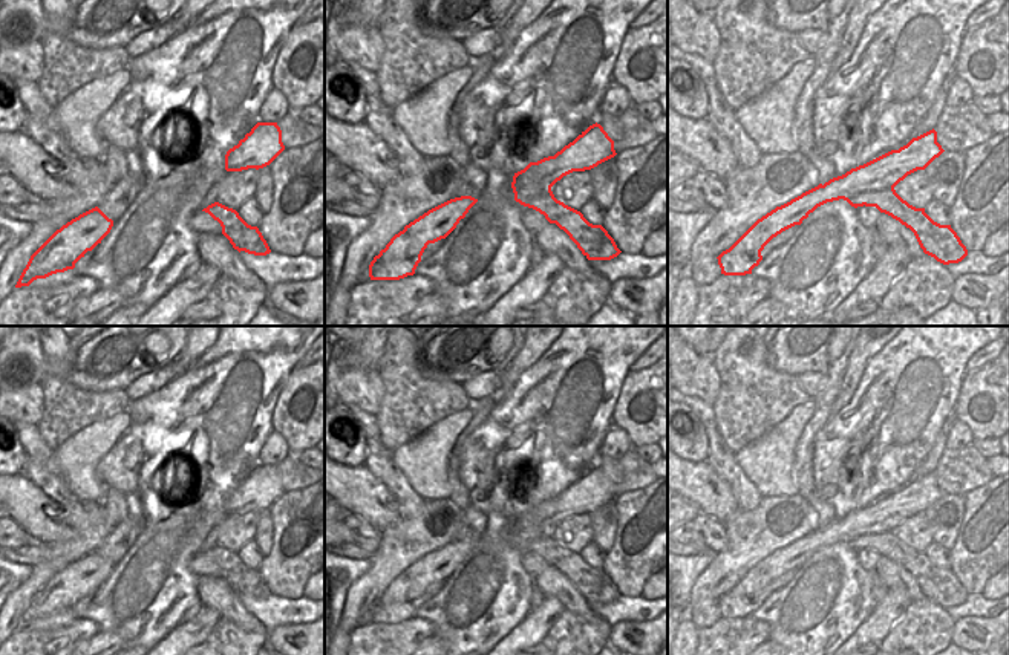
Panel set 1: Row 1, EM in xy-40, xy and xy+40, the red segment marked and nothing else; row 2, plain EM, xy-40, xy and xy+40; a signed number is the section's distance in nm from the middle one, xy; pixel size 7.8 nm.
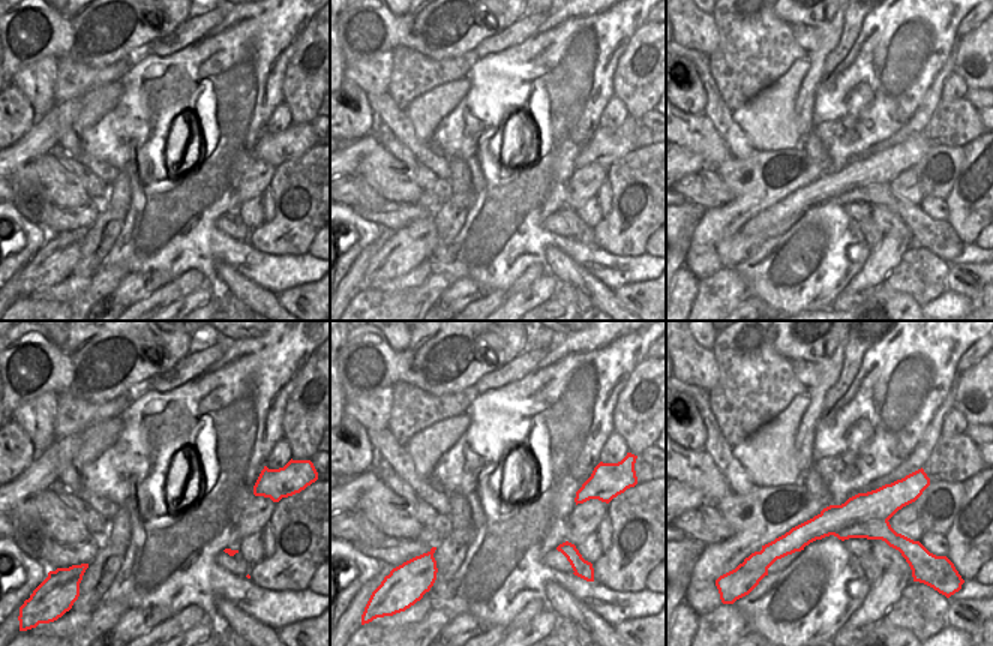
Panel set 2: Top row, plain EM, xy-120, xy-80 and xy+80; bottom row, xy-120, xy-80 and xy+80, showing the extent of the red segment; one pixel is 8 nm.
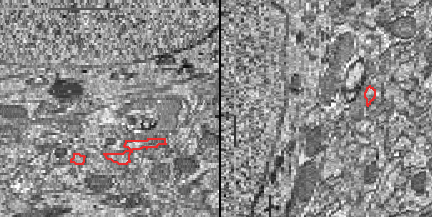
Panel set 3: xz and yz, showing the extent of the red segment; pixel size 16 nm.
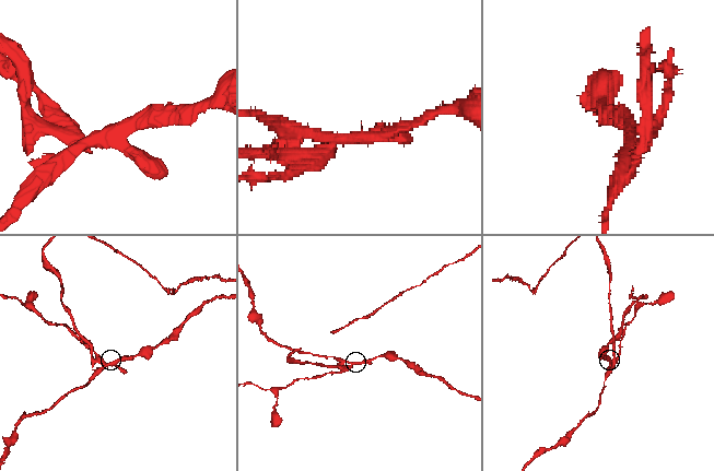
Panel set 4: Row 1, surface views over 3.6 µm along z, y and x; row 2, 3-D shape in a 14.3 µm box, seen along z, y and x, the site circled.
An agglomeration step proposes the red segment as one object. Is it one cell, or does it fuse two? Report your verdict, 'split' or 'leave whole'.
split

